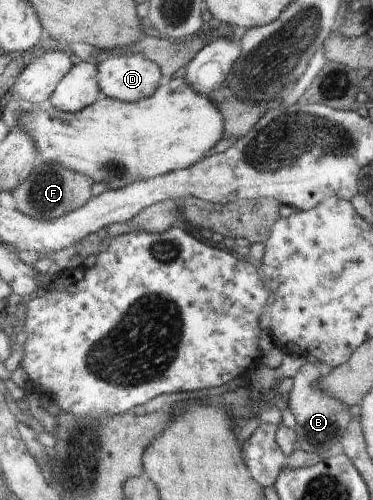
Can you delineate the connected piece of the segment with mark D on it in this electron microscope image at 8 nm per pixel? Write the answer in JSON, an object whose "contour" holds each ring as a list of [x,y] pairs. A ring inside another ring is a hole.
{"contour":[[[142,54],[109,57],[97,67],[100,90],[123,103],[143,101],[163,83],[163,75],[153,58]]]}

